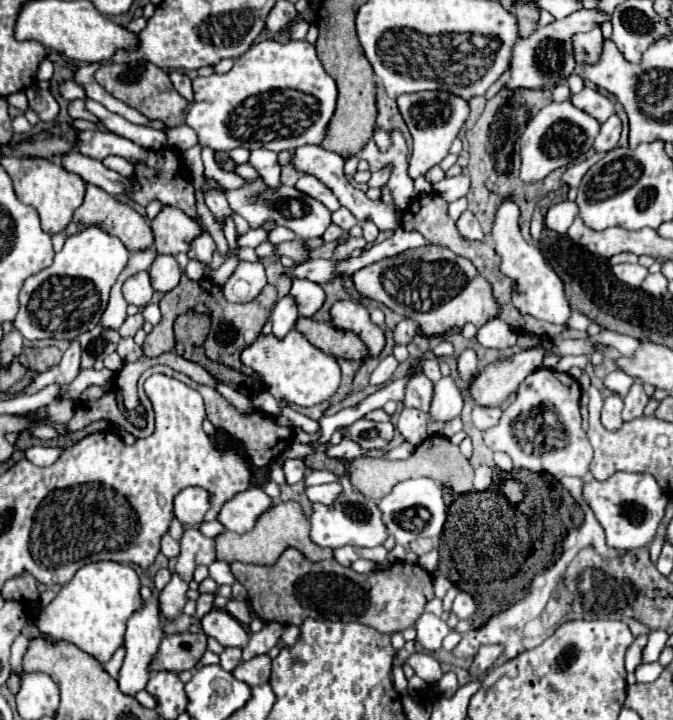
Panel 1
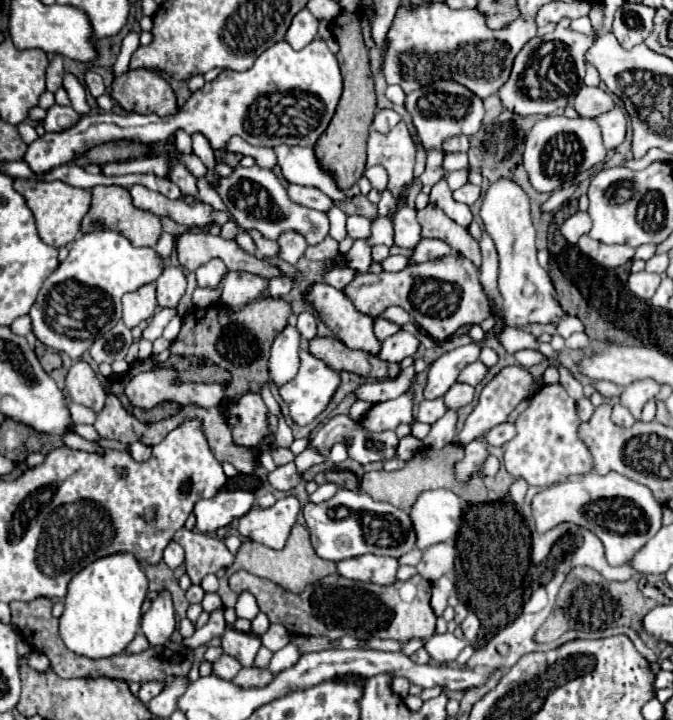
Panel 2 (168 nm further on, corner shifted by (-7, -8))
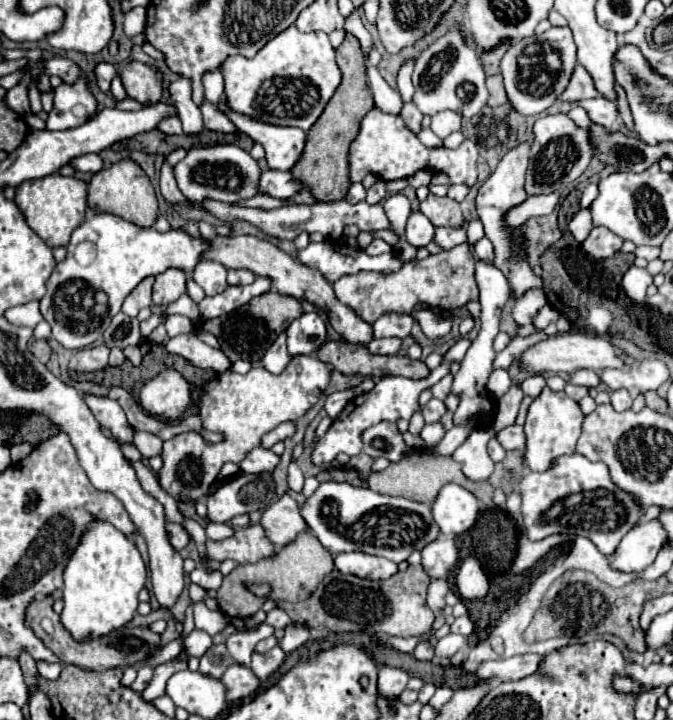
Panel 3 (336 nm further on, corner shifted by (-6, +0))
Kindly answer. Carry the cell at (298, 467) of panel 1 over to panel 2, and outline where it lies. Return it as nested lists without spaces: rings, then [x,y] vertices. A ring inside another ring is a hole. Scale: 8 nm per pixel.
[[[286,463],[286,465],[278,467],[276,471],[272,471],[268,475],[268,481],[278,491],[292,491],[298,483],[302,483],[302,475],[298,473],[298,469],[296,469],[294,463]]]

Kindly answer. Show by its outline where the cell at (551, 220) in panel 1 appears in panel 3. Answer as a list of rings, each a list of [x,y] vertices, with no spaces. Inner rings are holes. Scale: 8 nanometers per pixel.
[[[581,209],[581,211],[579,211],[579,213],[577,213],[573,219],[571,219],[569,229],[571,229],[573,237],[575,237],[579,243],[583,243],[583,241],[587,239],[587,235],[591,233],[591,229],[593,229],[589,209]]]

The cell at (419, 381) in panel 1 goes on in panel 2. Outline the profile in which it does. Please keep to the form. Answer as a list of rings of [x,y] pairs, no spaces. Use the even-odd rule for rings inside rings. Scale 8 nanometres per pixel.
[[[424,399],[420,405],[418,405],[418,415],[416,419],[422,421],[422,423],[434,423],[438,421],[442,415],[446,413],[446,405],[442,399]]]

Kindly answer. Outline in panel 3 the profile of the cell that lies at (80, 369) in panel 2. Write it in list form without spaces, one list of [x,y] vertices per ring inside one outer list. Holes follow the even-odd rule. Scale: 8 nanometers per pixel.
[[[87,395],[85,397],[85,403],[87,407],[93,411],[93,415],[97,417],[97,421],[111,429],[111,433],[127,443],[127,445],[133,445],[133,435],[135,435],[135,429],[127,423],[127,417],[125,417],[125,411],[119,407],[119,403],[111,401],[109,397],[95,397],[95,395]]]

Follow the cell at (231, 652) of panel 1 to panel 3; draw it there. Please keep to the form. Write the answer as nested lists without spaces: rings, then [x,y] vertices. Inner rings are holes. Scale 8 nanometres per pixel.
[[[213,645],[201,659],[199,659],[199,673],[207,675],[207,677],[215,677],[219,679],[225,669],[233,663],[233,659],[227,653],[225,645]]]

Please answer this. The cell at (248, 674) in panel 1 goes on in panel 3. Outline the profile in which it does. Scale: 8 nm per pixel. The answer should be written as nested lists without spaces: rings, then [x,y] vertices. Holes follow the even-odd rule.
[[[231,665],[221,675],[221,683],[227,687],[227,701],[239,701],[243,697],[249,697],[257,687],[259,679],[253,675],[253,671],[245,665]]]

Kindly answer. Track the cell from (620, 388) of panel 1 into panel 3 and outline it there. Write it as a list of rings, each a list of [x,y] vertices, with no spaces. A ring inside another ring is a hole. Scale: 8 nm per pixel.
[[[579,369],[579,371],[573,371],[569,381],[575,383],[575,385],[585,385],[585,387],[597,387],[597,385],[601,383],[599,375],[597,375],[595,371],[591,371],[591,369]]]

